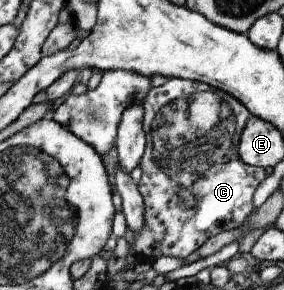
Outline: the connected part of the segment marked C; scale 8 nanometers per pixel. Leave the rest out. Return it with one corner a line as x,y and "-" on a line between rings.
168,78
162,86
150,88
143,101
145,111
143,115
143,128
148,136
148,140
143,156
139,161
143,173
137,188
143,197
145,225
141,227
141,230
137,231
137,234
135,233
135,240
131,245
132,253
134,253
137,261
146,261
147,263
152,263
158,257
162,257
162,255
178,257
178,259
183,260
190,253
194,253
210,237
222,232
235,230
243,225
247,217
253,212
252,196
254,195
254,191
264,181
267,174
263,167
248,165
239,158
239,140
251,113
247,107
244,107
242,103
229,93
196,80

